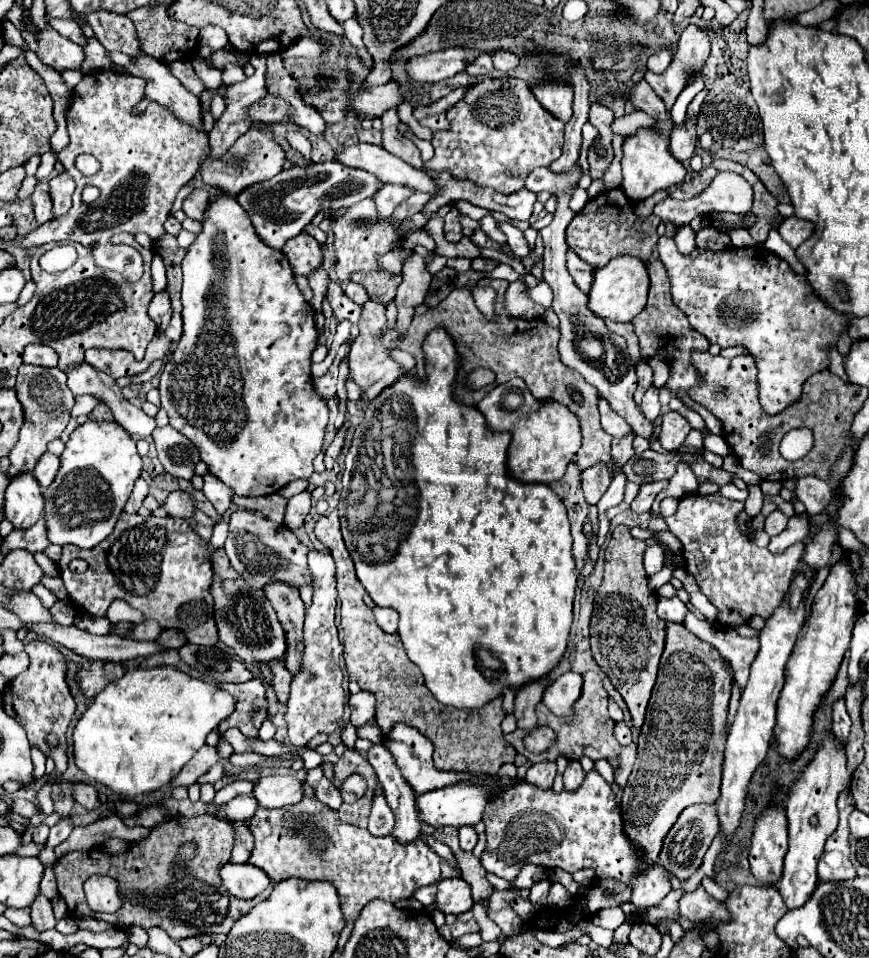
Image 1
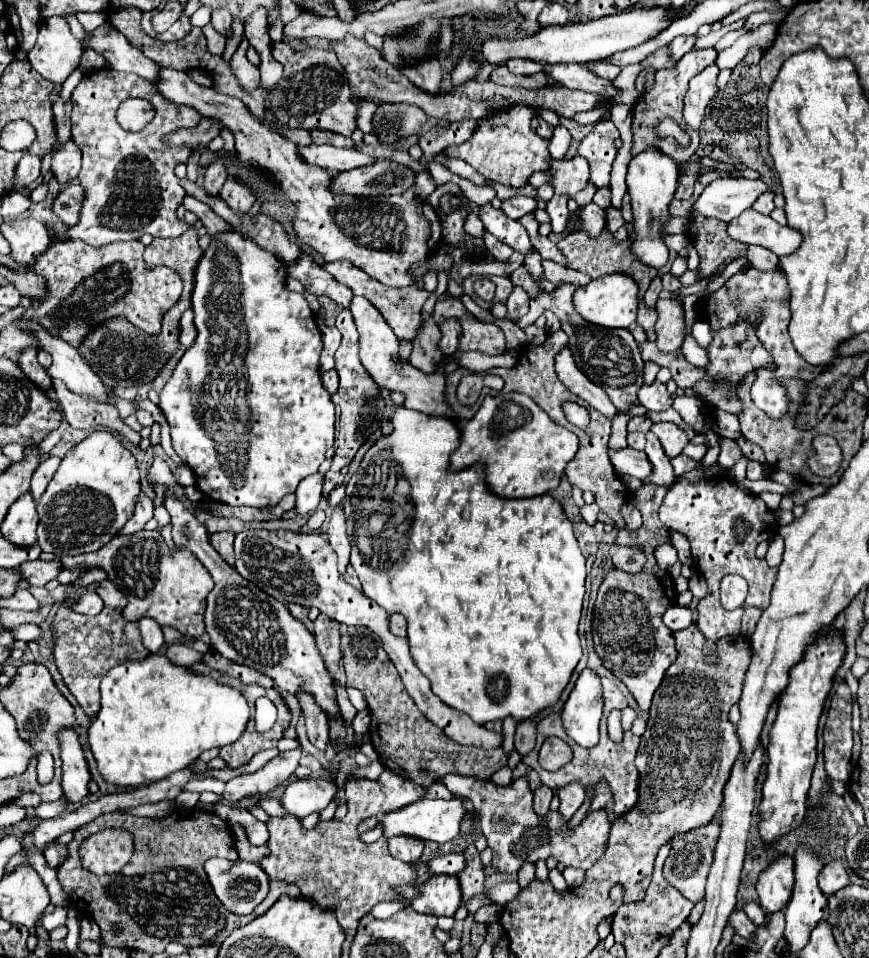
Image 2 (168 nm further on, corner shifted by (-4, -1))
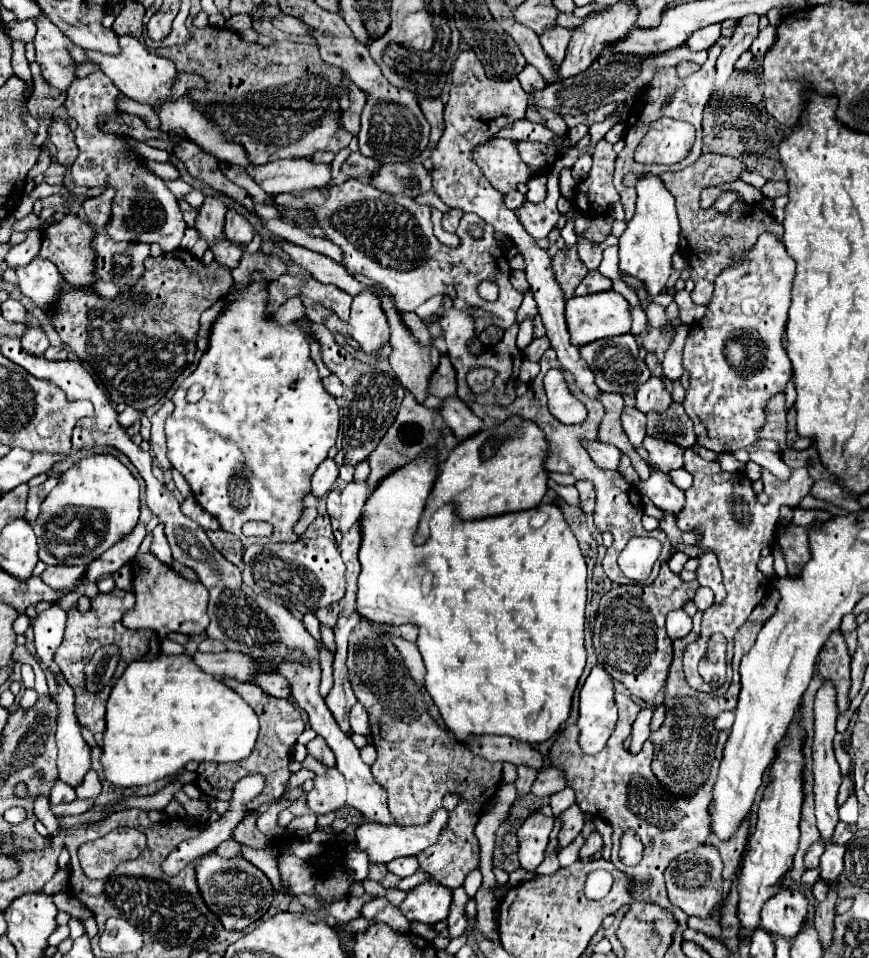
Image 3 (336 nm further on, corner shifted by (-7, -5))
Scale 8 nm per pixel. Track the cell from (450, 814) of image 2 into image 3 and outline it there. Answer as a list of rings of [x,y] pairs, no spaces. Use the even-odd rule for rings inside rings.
[[[444,807],[436,809],[430,817],[428,823],[424,825],[410,825],[410,827],[402,827],[402,825],[396,825],[396,823],[390,823],[390,825],[382,825],[382,823],[364,823],[356,829],[356,847],[366,851],[370,861],[372,863],[388,863],[396,857],[406,857],[406,855],[416,855],[420,851],[424,851],[426,847],[434,845],[440,835],[442,835],[442,829],[448,827],[448,821],[450,821],[450,815]]]

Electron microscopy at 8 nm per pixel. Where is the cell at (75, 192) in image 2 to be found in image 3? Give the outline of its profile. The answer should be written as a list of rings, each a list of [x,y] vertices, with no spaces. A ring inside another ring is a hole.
[[[106,189],[102,195],[88,197],[82,201],[82,209],[86,211],[86,221],[92,227],[104,227],[108,223],[110,201],[112,201],[112,189]]]

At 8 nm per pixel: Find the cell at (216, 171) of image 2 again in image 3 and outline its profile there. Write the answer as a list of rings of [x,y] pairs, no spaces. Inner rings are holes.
[[[208,195],[198,209],[196,217],[196,229],[202,239],[212,243],[216,237],[224,237],[224,215],[226,205],[216,195]]]

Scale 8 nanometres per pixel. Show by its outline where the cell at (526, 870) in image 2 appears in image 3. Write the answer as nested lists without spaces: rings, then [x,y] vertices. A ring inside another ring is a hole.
[[[540,811],[530,813],[530,817],[520,825],[520,829],[518,829],[518,839],[520,839],[518,859],[520,859],[520,867],[524,871],[534,873],[536,867],[542,863],[552,827],[554,827],[554,819],[542,815]]]

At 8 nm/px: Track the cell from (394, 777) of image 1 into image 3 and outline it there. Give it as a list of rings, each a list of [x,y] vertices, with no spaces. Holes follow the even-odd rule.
[[[400,857],[400,859],[388,863],[388,871],[396,873],[398,877],[408,877],[418,871],[418,859],[416,857]]]

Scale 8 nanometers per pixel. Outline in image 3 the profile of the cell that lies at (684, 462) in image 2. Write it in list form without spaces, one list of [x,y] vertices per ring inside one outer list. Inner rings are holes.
[[[684,469],[672,471],[670,477],[672,477],[672,481],[676,481],[676,485],[678,485],[680,489],[688,489],[688,487],[692,485],[692,475],[690,475],[688,471],[684,471]]]

